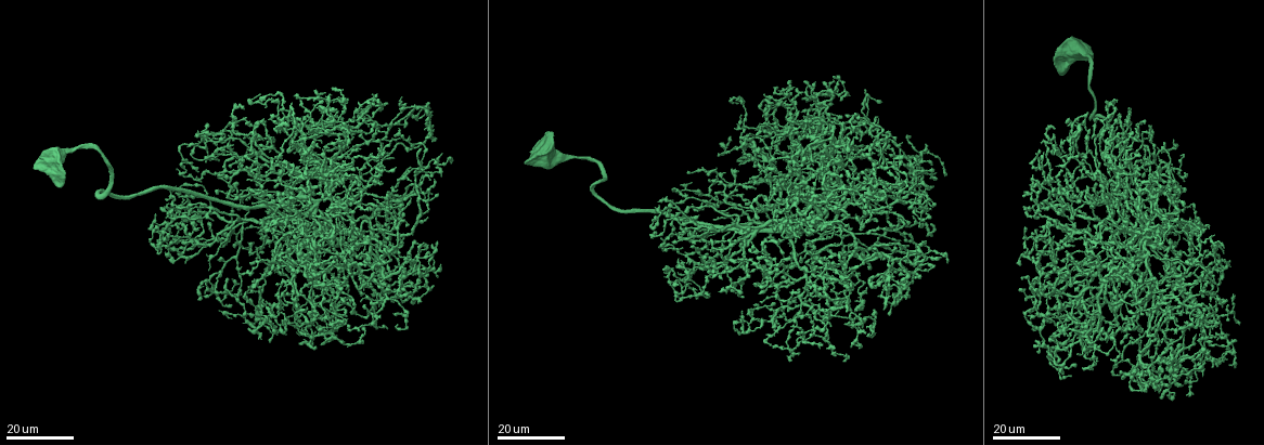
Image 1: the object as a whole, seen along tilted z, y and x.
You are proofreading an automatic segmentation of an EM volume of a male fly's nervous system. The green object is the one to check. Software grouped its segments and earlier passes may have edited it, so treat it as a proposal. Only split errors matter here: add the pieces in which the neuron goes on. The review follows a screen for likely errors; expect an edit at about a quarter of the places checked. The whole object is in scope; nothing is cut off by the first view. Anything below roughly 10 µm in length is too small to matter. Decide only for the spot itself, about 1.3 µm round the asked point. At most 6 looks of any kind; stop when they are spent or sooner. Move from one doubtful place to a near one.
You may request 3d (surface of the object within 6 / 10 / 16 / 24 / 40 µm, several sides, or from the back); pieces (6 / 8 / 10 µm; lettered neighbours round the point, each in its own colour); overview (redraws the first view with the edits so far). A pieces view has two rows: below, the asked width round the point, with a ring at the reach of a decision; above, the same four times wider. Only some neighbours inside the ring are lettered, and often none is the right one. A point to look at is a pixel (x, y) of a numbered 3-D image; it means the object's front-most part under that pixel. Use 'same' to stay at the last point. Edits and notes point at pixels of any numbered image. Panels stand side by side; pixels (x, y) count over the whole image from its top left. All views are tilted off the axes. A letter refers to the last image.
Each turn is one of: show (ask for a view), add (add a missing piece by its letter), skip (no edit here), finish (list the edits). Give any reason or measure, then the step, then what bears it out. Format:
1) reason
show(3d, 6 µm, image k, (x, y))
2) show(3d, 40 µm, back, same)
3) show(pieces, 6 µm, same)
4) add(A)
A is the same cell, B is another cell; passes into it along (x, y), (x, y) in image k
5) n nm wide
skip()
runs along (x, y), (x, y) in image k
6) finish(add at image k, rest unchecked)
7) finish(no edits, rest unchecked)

branch stops here
show(3d, 24 µm, image 1, (714, 220))

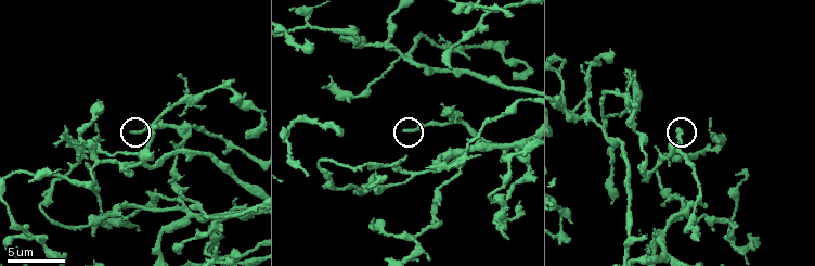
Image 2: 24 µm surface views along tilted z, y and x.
what lies round it
show(pieces, 8 µm, image 2, (130, 133))

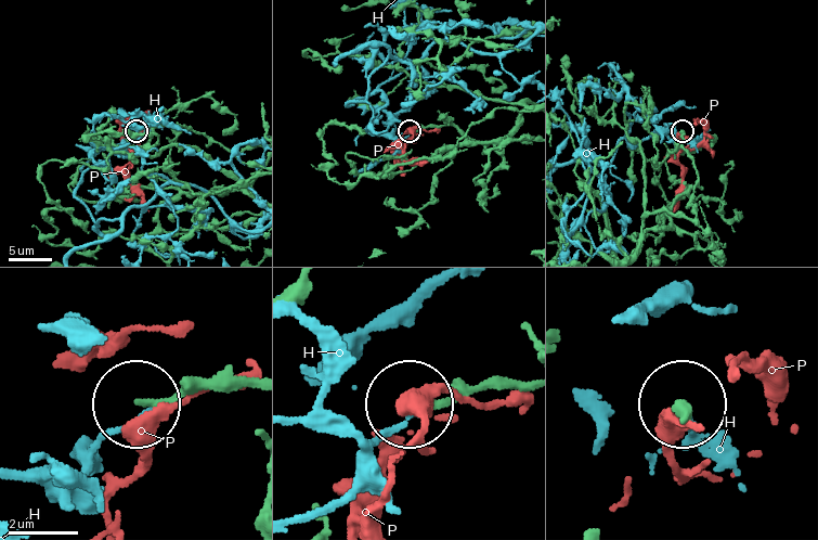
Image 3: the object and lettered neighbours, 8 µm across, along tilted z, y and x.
skip()
H and P are other cells; runs along (246, 388), (135, 402) in image 3; no lettered piece goes on from it

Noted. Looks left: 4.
long arm stops here
show(3d, 16 µm, image 1, (1157, 330))

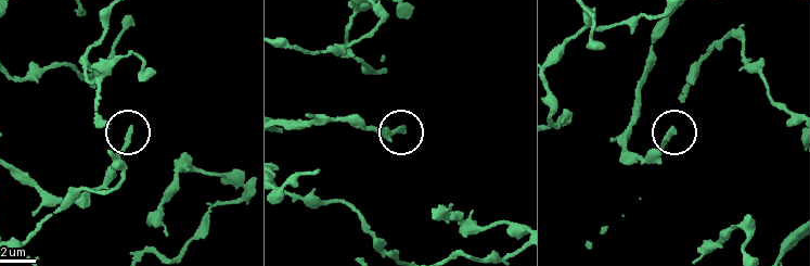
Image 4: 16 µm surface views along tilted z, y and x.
show(pieces, 10 µm, image 4, (128, 130))

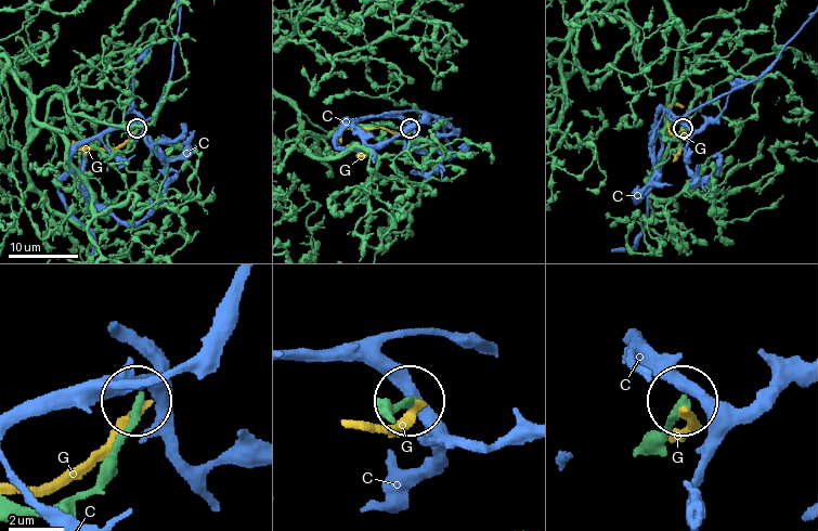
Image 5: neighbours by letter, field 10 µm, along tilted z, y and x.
skip()
C and G are other cells; none of them fits

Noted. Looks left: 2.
branch stops here
show(3d, 16 µm, image 1, (204, 282))

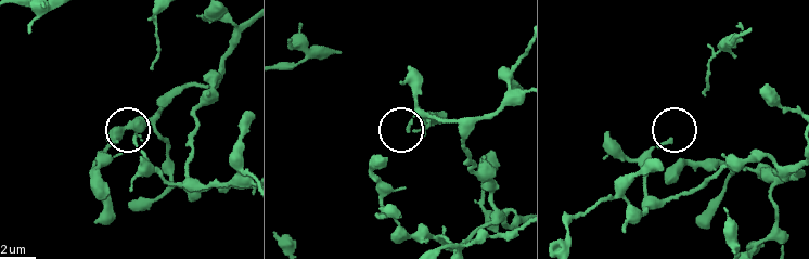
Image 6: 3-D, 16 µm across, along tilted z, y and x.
show(pieces, 10 µm, image 6, (669, 139))

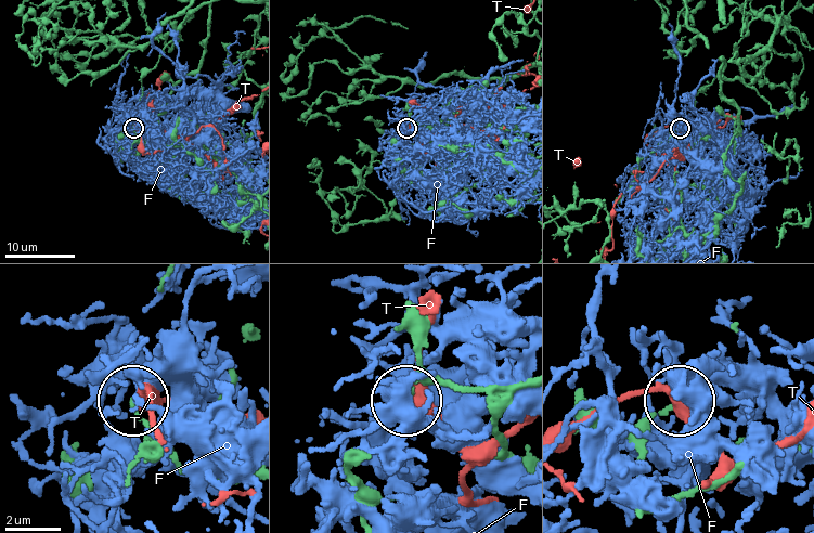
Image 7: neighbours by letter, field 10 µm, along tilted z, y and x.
skip()
F and T are other cells; none of them fits

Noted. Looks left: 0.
finish(no edits, rest unchecked)

